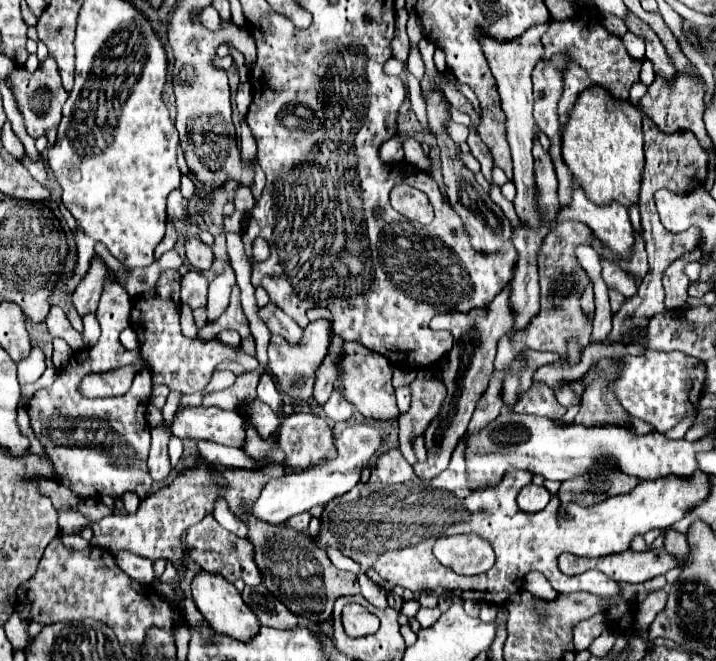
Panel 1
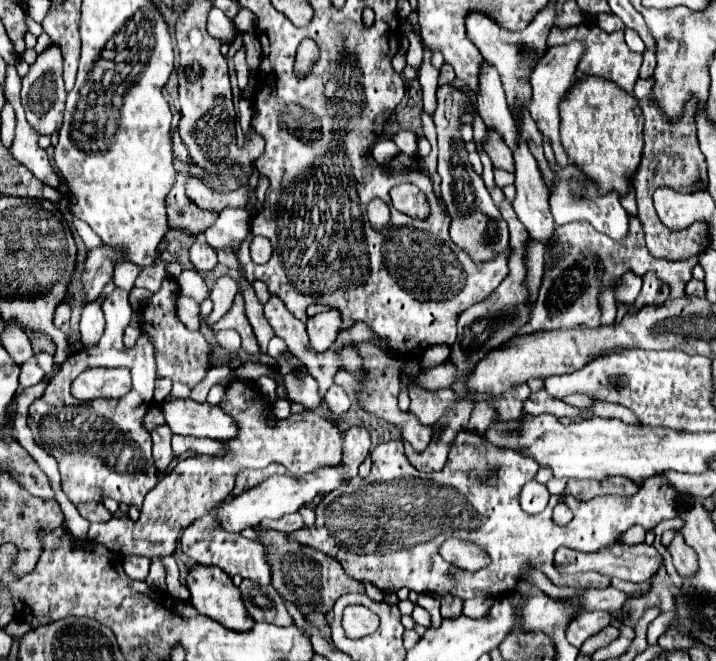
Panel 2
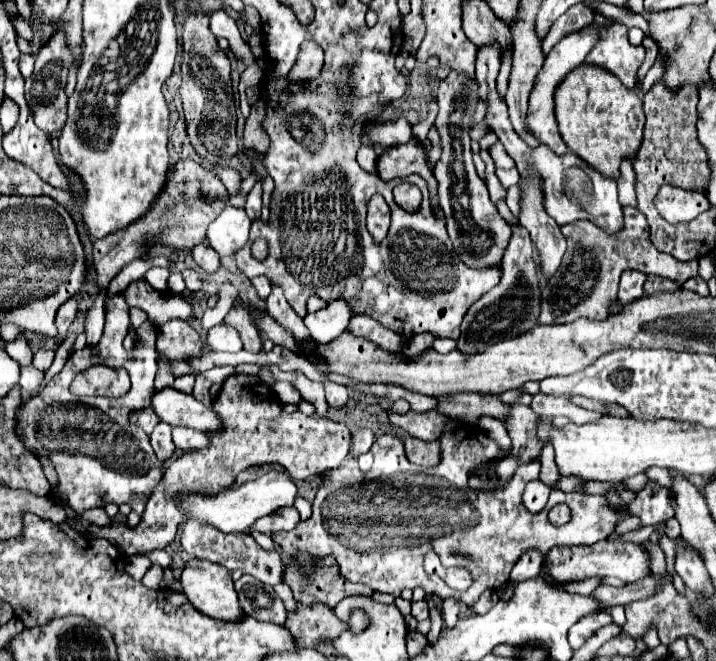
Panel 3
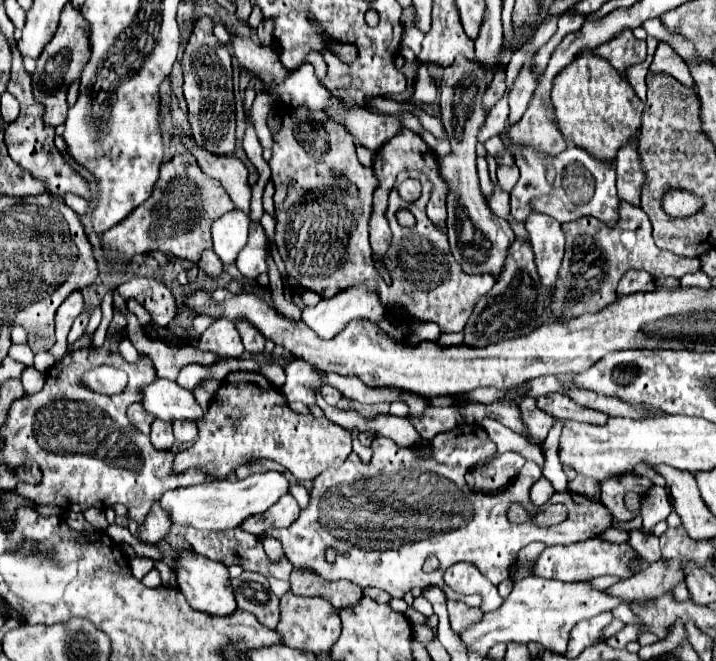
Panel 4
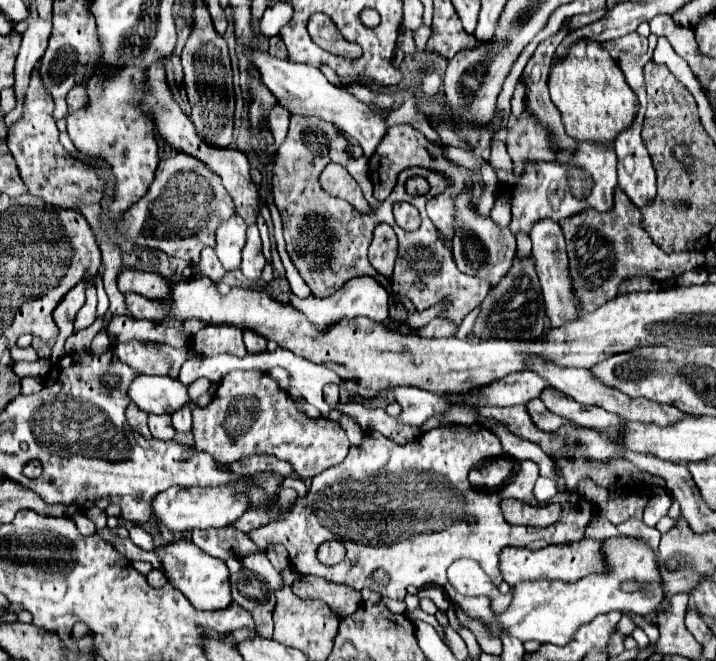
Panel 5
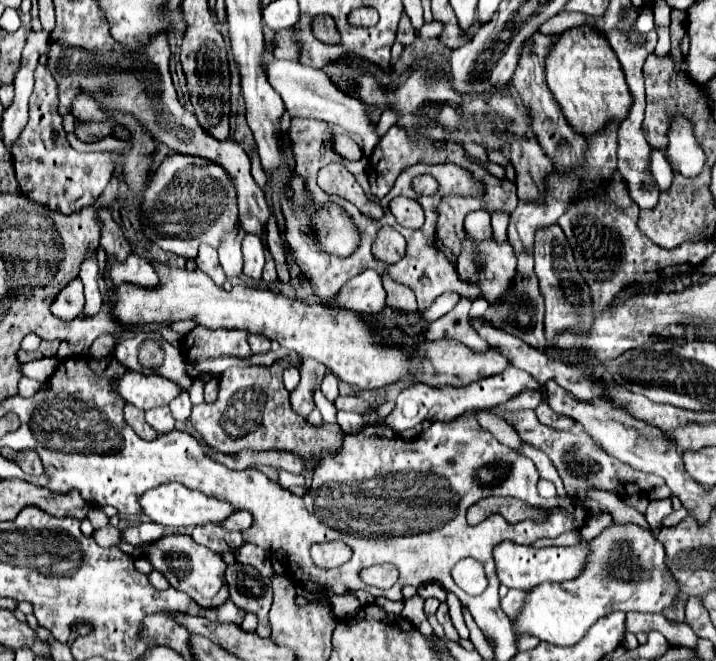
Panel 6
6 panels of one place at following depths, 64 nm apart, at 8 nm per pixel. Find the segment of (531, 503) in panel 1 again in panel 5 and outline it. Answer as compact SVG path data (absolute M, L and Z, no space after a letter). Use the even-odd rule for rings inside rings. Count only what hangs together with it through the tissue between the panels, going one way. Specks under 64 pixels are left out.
M538 478L536 486L534 486L534 496L538 502L548 502L556 492L558 492L556 484L550 478Z

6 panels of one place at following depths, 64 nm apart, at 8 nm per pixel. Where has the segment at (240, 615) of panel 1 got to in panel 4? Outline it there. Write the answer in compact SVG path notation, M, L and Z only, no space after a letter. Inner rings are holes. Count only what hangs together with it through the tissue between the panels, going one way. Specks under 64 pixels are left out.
M182 550L176 558L174 576L180 586L180 592L184 592L188 604L200 612L208 612L212 616L228 616L236 610L236 600L230 586L230 574L224 564L208 560L204 556L196 556L192 550Z

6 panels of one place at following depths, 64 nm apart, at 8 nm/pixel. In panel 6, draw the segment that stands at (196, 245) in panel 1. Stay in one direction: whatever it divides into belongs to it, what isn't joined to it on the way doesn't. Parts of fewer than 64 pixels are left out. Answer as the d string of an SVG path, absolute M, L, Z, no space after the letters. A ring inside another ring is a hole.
M202 244L202 246L200 246L200 252L198 252L198 256L196 256L196 264L198 264L198 268L200 268L202 272L206 272L218 286L222 286L222 284L228 280L226 274L222 272L222 268L220 268L216 248L212 248L212 246L208 246L208 244Z

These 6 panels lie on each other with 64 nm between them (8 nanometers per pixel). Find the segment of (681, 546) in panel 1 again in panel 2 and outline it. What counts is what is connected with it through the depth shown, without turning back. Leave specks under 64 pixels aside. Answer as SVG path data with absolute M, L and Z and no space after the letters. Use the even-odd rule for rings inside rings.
M676 534L676 538L668 546L668 552L672 554L674 568L682 578L692 578L696 574L696 552L684 542L682 534Z

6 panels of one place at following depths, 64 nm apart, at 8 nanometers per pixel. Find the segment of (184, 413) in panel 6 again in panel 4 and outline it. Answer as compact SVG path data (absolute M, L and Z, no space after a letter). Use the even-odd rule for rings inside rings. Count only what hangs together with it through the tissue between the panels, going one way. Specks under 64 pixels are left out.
M176 420L174 422L174 436L180 442L194 442L196 440L196 424L192 420Z

